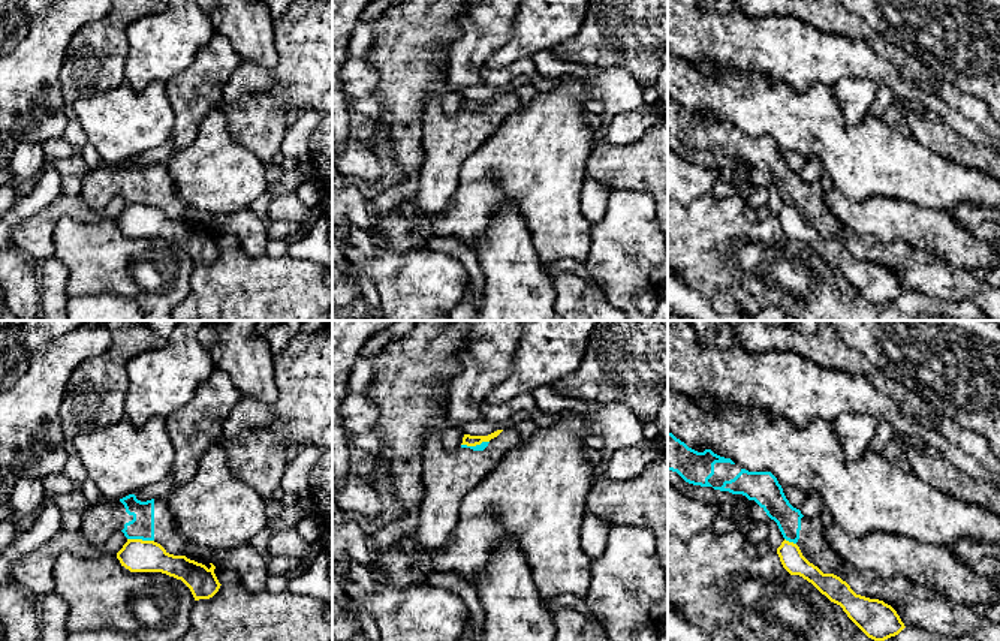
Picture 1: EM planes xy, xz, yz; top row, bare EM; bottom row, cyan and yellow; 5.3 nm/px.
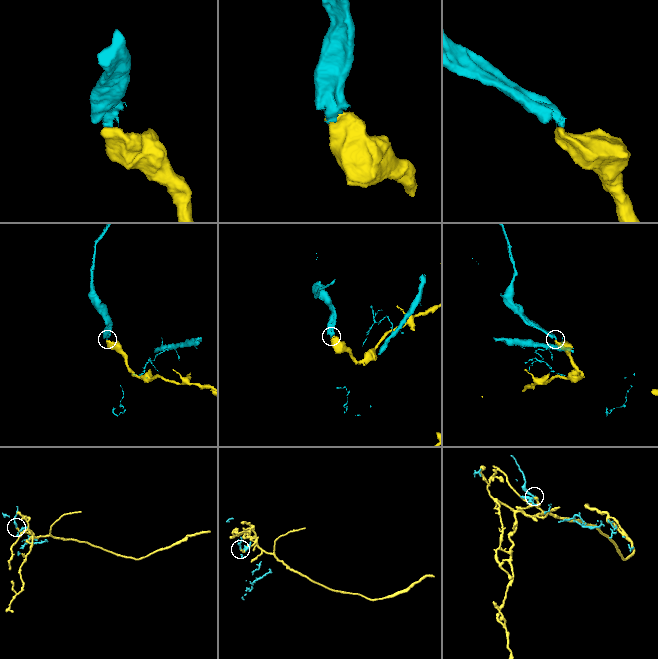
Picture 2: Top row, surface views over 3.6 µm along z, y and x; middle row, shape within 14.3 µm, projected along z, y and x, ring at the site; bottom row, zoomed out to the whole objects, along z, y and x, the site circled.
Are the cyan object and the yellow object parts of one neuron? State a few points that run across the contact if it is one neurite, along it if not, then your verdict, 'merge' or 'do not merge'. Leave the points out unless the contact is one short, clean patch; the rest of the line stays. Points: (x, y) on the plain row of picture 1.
line xy (127, 202), (153, 205); do not merge

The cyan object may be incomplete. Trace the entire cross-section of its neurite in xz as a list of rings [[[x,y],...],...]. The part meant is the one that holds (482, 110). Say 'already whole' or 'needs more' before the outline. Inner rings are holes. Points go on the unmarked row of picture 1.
needs more; [[[512,90],[490,106],[446,115],[439,96],[425,99],[424,163],[415,195],[421,235],[427,234],[427,220],[445,213],[452,204],[466,159],[476,153],[509,115],[518,112],[521,103],[521,93]]]

